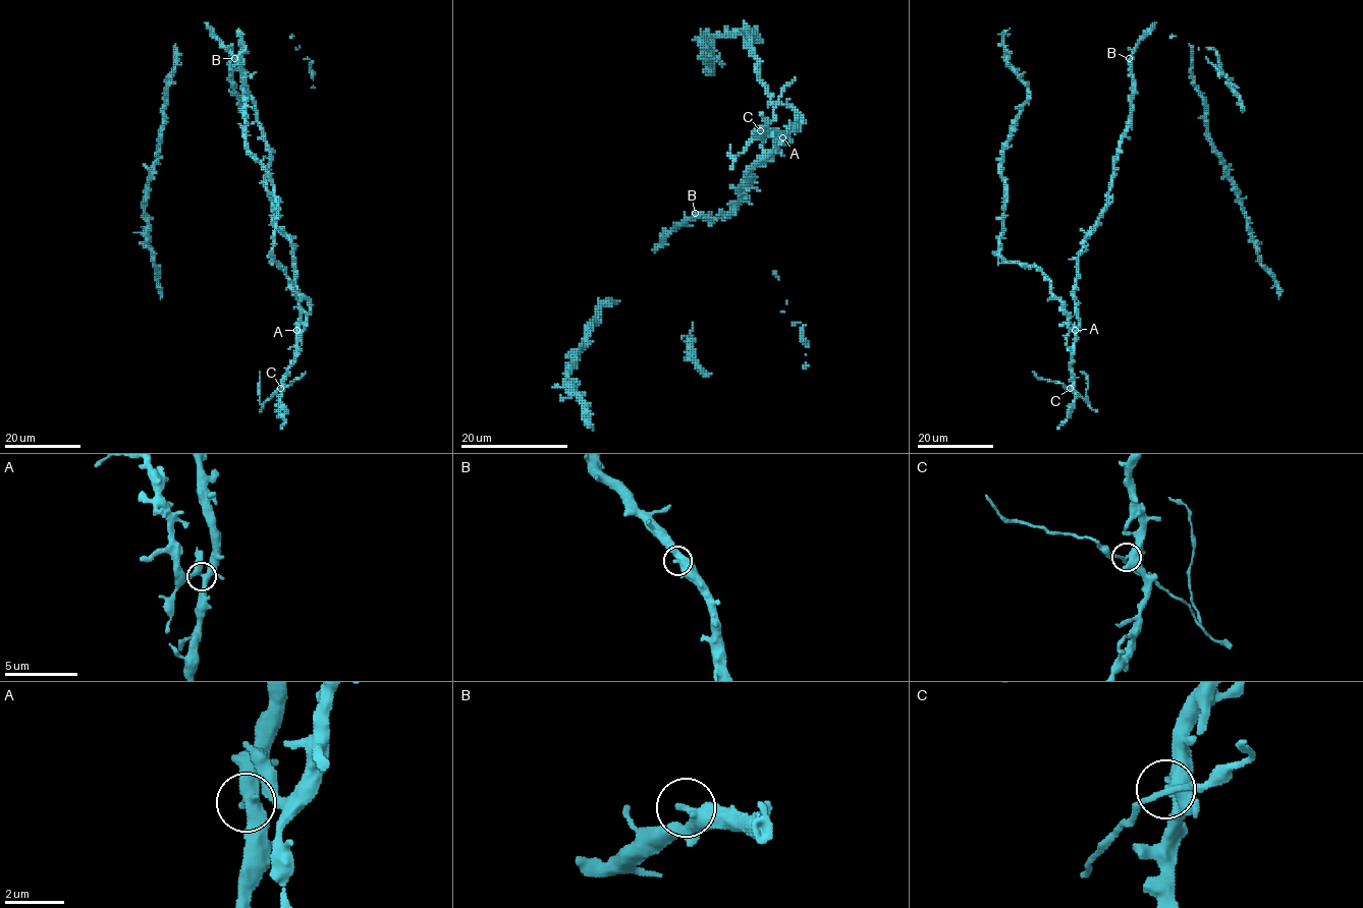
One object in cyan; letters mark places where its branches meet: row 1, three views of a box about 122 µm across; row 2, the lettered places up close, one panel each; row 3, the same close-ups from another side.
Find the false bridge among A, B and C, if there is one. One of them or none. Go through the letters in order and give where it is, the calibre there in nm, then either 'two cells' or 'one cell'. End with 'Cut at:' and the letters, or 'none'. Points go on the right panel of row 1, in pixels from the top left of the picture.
A: (1075, 330) | 380 nm | one cell
B: (1129, 58) | 320 nm | one cell
C: (1070, 388) | 320 nm | two cells
Cut at: C

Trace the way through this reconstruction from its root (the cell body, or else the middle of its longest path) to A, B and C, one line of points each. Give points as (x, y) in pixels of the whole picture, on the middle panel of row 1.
A: (745, 184), (750, 171), (783, 134), (787, 140), (782, 137)
B: (745, 184), (741, 188), (745, 196), (724, 217), (699, 217), (695, 213)
C: (745, 184), (750, 171), (783, 134), (787, 140), (784, 142), (775, 132), (763, 134), (759, 130)

